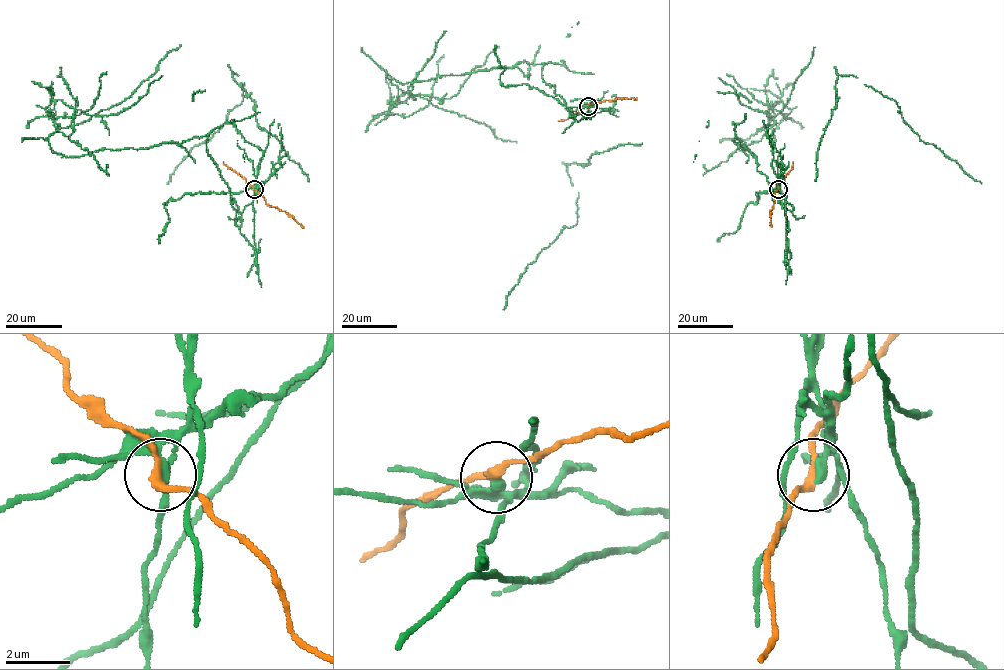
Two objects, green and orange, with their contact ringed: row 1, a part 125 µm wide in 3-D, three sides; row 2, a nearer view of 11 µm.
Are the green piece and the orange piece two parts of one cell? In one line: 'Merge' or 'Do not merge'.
Do not merge

